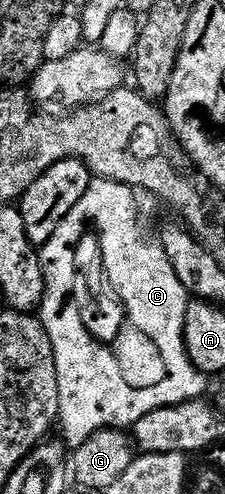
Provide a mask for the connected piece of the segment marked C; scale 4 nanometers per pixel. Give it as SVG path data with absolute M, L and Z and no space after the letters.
M95 177L84 195L88 200L80 199L76 207L88 208L88 212L92 212L92 220L100 224L104 236L104 260L112 272L114 290L122 294L126 307L132 316L136 316L136 324L140 324L140 328L144 328L164 348L168 364L172 364L172 368L176 368L176 364L184 364L184 360L189 360L184 326L190 297L182 282L178 282L166 252L155 239L146 238L140 227L137 193L126 184Z

